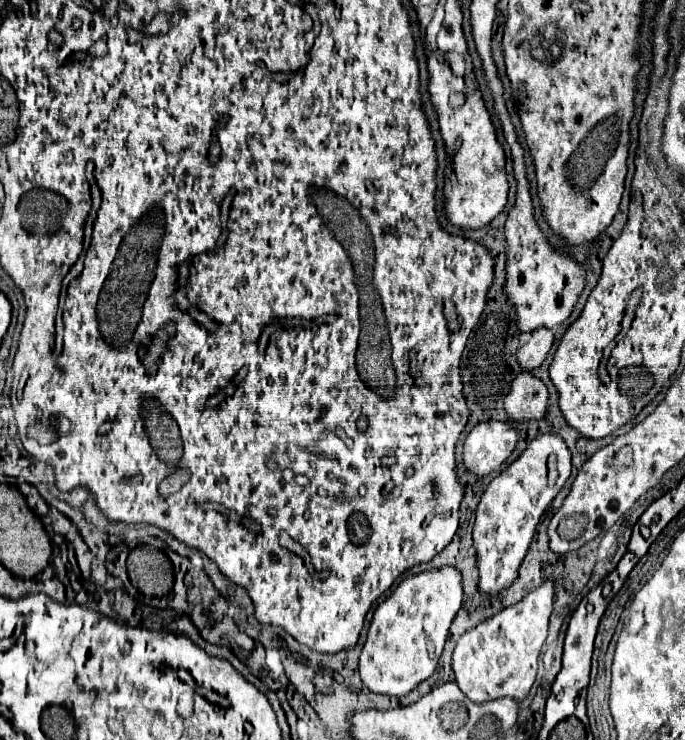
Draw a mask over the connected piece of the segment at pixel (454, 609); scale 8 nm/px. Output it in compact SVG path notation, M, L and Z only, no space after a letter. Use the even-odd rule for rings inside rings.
M452 565L440 569L420 571L406 577L394 589L386 601L374 611L372 625L368 629L368 639L360 653L360 677L362 683L372 693L384 693L394 697L408 695L418 683L428 679L442 655L448 627L462 605L462 573ZM426 637L436 649L436 659L428 657Z

